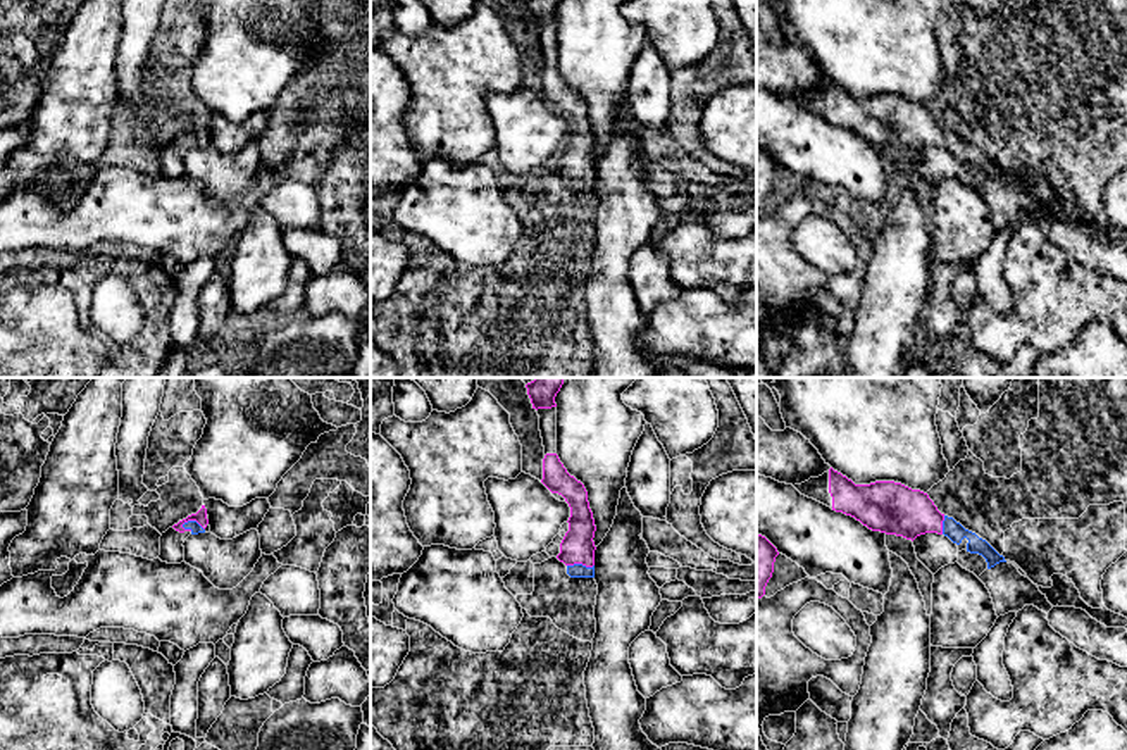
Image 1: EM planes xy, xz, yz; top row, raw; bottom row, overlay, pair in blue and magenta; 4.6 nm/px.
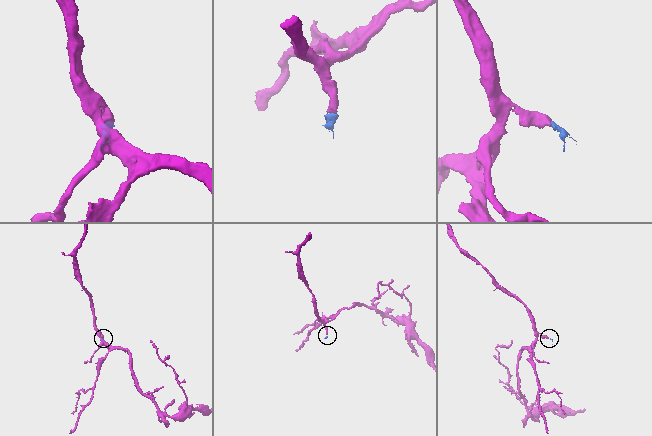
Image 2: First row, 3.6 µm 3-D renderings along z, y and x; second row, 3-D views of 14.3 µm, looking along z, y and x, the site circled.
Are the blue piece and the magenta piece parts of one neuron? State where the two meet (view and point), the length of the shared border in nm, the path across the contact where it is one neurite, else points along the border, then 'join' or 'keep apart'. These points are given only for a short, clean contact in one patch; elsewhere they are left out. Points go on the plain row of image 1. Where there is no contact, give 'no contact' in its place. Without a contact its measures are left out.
contact xy (193, 135); length 110 nm; join

